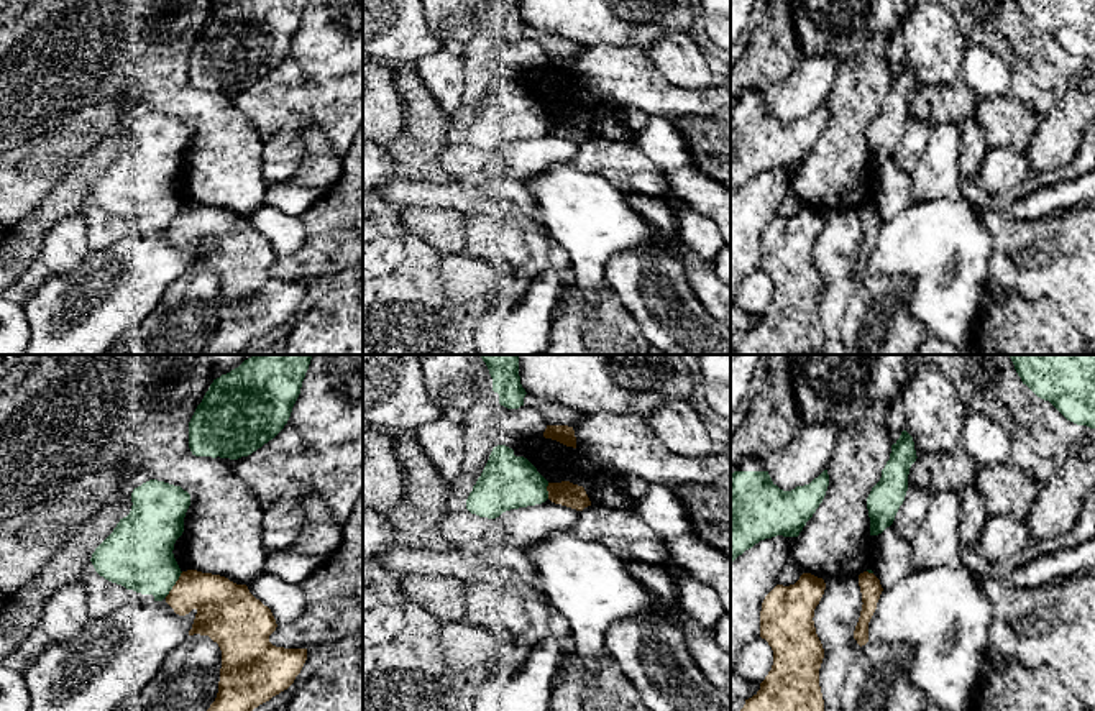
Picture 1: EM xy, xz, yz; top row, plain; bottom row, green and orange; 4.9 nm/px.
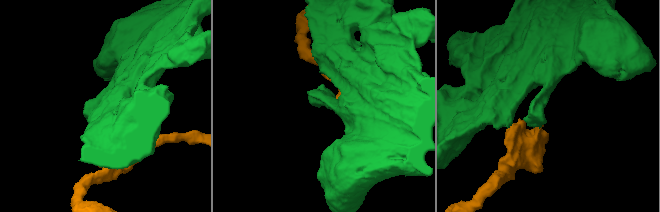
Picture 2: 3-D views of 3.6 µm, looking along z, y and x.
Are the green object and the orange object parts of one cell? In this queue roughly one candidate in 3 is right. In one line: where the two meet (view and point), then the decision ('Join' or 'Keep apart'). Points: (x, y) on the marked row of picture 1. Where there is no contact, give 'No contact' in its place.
Touches green at xy (174, 583). Keep apart

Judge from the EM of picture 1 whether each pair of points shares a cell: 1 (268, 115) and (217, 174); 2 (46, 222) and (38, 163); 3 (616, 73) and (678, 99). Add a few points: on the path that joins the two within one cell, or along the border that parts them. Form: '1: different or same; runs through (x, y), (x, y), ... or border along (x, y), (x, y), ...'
1: different; border along (233, 97), (233, 105), (260, 137), (263, 166)
2: different; border along (69, 171), (17, 225)
3: same; runs through (631, 77), (654, 96), (664, 99)

